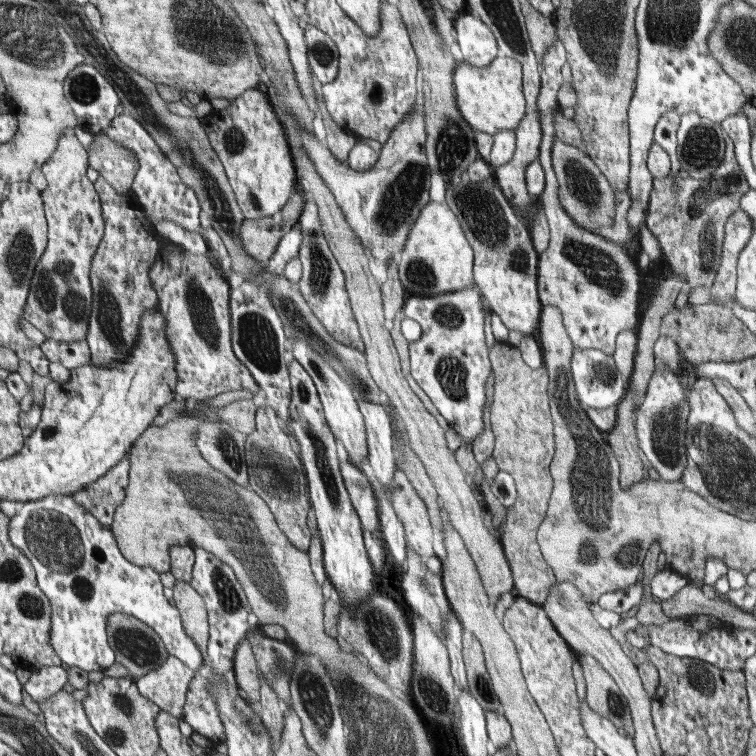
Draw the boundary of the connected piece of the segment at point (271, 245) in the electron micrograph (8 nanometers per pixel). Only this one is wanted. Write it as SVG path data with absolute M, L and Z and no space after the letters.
M276 212L268 218L244 219L240 227L241 240L246 252L257 262L265 263L275 254L283 232L283 217Z

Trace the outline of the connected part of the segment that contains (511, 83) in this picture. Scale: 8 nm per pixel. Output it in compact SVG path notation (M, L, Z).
M496 57L488 66L478 68L462 60L454 72L455 97L464 120L473 129L495 136L500 131L517 128L525 114L523 67L512 57Z

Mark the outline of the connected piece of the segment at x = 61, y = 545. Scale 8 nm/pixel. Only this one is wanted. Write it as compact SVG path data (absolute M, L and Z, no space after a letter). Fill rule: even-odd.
M52 494L37 501L21 504L11 518L10 538L35 567L40 588L53 608L51 643L67 668L78 666L86 672L104 671L115 662L115 652L107 639L107 621L112 614L129 614L151 626L163 640L166 650L196 671L203 666L204 653L186 632L179 609L168 604L162 594L162 582L155 569L134 564L119 548L115 533L104 528L92 513L68 495Z

